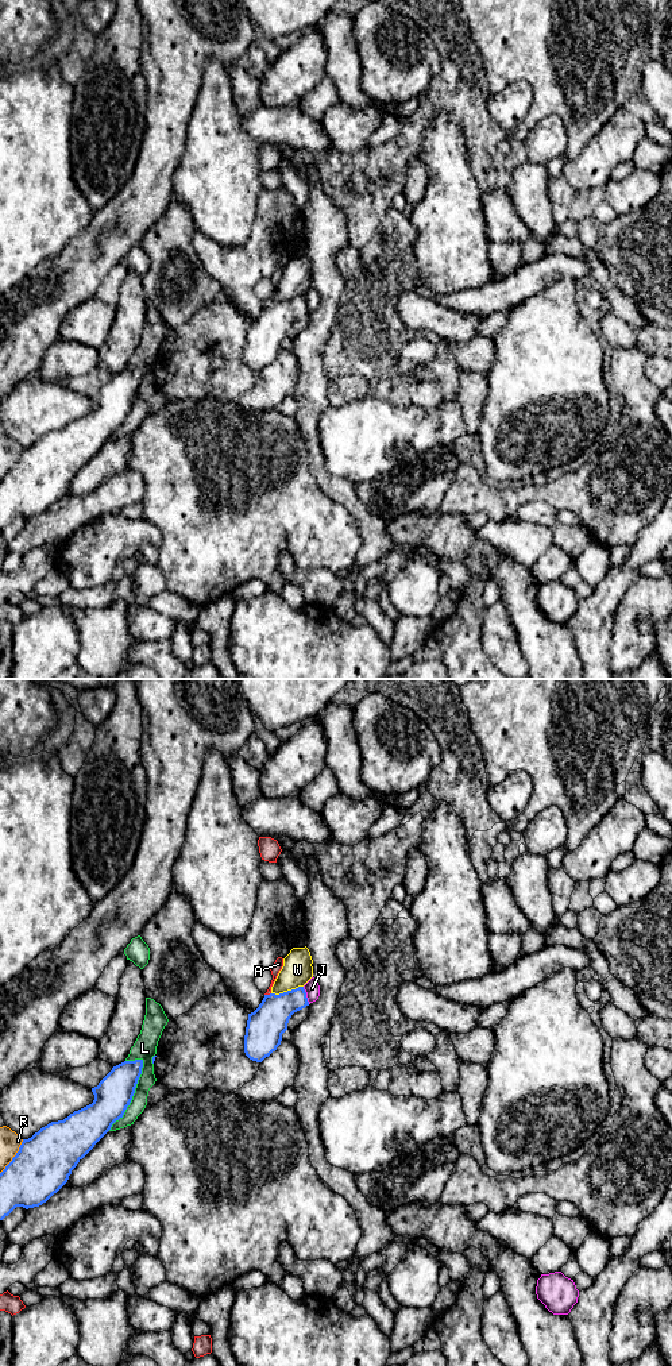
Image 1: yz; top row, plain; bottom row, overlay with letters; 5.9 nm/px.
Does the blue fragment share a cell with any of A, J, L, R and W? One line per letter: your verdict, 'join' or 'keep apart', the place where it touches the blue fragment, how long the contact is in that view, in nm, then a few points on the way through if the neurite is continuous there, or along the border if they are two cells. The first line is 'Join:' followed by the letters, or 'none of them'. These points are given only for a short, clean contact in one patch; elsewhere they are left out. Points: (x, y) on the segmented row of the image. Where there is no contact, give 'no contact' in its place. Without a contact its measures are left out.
Join: none of them
A: keep apart; meets blue in yz at (267, 995); contact 40 nm long; border along yz (270, 992), (265, 995)
J: keep apart; meets blue in yz at (305, 995); contact 110 nm long; border along yz (302, 987), (309, 1003)
L: keep apart; meets blue in yz at (132, 1095); contact 480 nm long
R: keep apart; meets blue in yz at (14, 1157); contact 240 nm long
W: keep apart; meets blue in yz at (288, 991); contact 200 nm long

